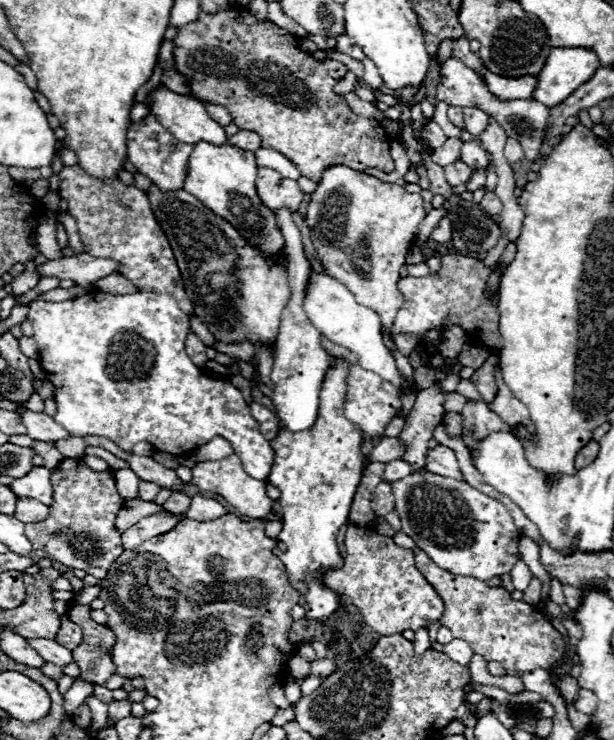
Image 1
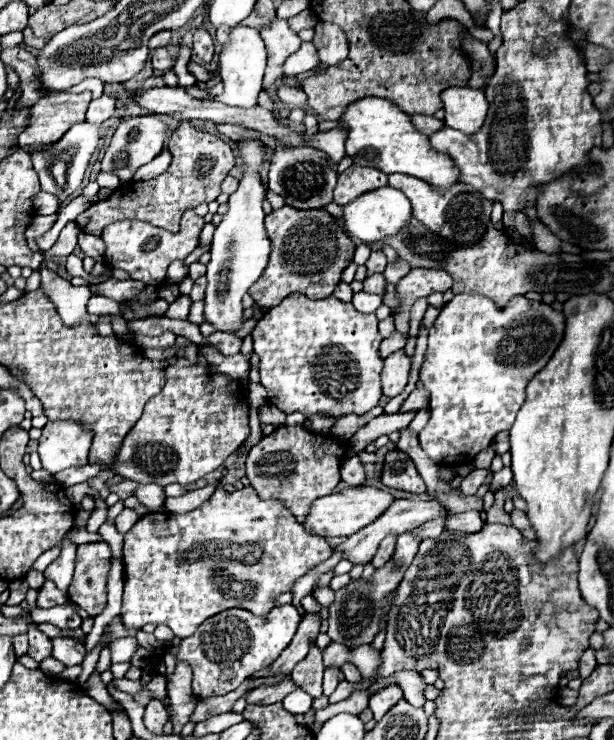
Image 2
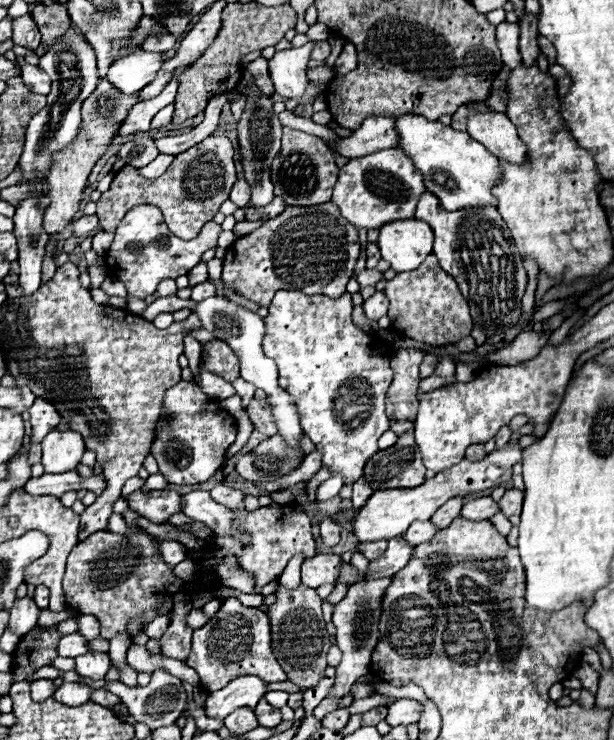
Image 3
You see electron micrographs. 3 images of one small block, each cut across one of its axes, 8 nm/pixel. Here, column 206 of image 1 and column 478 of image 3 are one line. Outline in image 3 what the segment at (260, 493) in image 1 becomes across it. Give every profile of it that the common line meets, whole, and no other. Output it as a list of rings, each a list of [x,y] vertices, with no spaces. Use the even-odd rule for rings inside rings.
[[[518,442],[514,444],[506,444],[502,448],[492,450],[484,460],[480,462],[472,462],[472,460],[462,460],[454,466],[450,466],[448,470],[438,472],[432,480],[426,480],[424,484],[416,486],[416,488],[401,488],[390,490],[378,490],[370,496],[370,500],[366,502],[366,506],[362,510],[358,510],[356,518],[354,518],[354,534],[358,536],[360,542],[376,542],[376,540],[392,540],[402,536],[408,526],[418,520],[418,522],[426,522],[432,518],[432,514],[450,498],[454,496],[466,496],[478,490],[488,490],[488,488],[496,488],[504,482],[508,482],[512,478],[512,468],[514,464],[522,462],[524,448],[518,446]]]

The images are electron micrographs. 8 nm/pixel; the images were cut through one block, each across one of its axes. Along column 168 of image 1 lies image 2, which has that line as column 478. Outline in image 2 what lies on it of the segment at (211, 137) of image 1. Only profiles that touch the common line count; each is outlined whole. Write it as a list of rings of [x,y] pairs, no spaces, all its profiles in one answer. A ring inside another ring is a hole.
[[[452,86],[442,92],[442,102],[446,110],[446,126],[456,128],[464,134],[476,134],[476,130],[480,130],[484,124],[488,112],[484,90]]]

